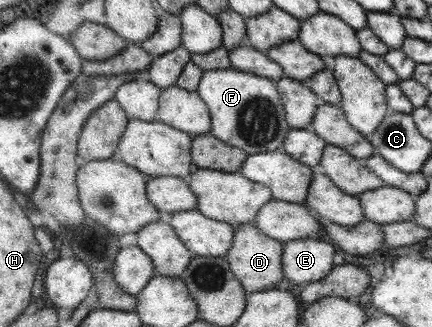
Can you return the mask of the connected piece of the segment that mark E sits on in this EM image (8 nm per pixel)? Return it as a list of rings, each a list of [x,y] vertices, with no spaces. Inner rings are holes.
[[[317,237],[291,239],[284,243],[281,268],[285,280],[295,287],[325,278],[335,264],[335,248],[335,244]]]

